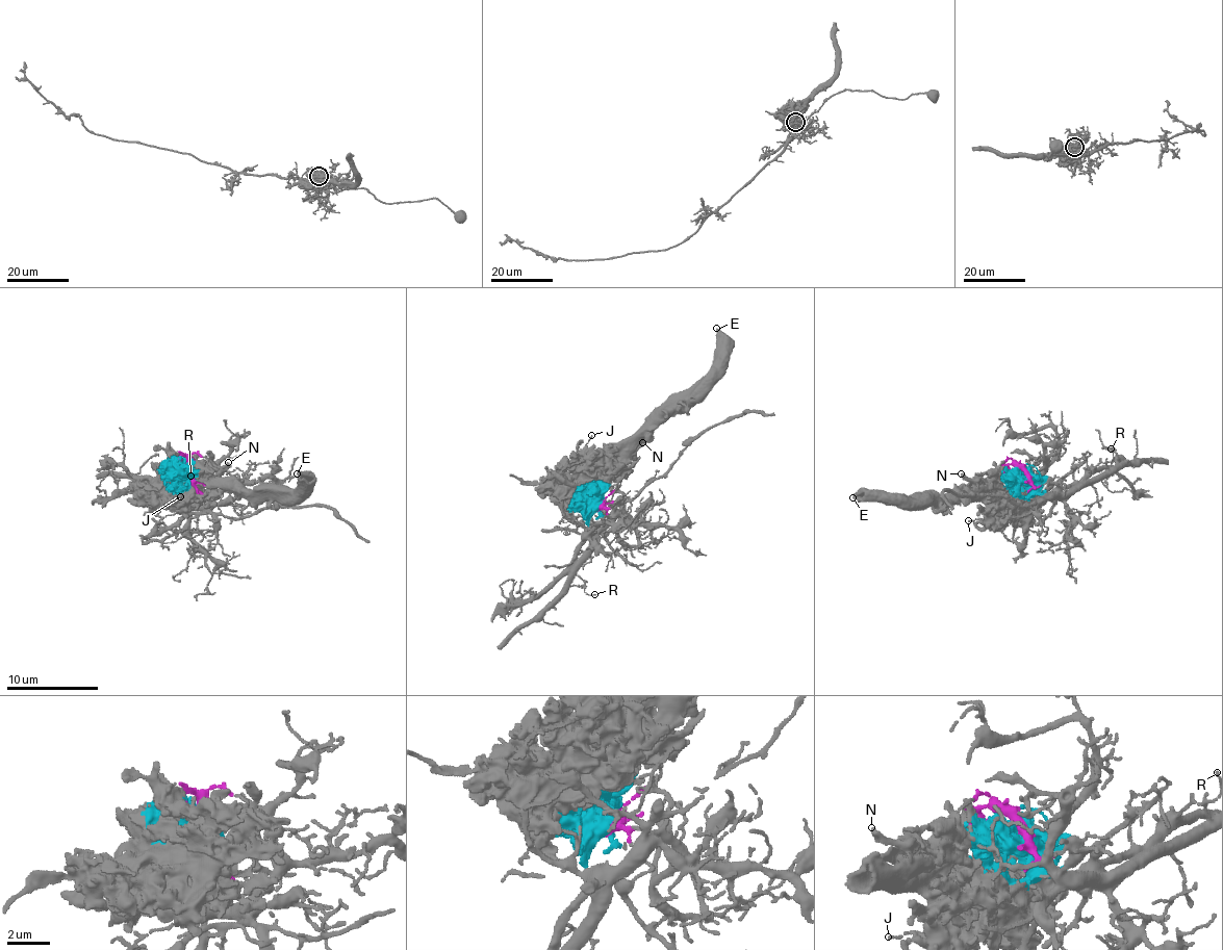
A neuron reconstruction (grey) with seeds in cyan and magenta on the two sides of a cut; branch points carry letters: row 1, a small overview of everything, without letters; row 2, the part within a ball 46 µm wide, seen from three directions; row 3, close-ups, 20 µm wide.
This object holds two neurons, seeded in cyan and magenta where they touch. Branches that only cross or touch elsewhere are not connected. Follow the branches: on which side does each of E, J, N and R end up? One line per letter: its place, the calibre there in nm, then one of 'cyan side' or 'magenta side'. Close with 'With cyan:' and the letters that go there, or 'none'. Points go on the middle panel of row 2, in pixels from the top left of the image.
E: (716, 328) | 480 nm | cyan side
J: (591, 435) | 90 nm | cyan side
N: (642, 442) | 340 nm | cyan side
R: (594, 594) | 90 nm | magenta side
With cyan: E, J, N

